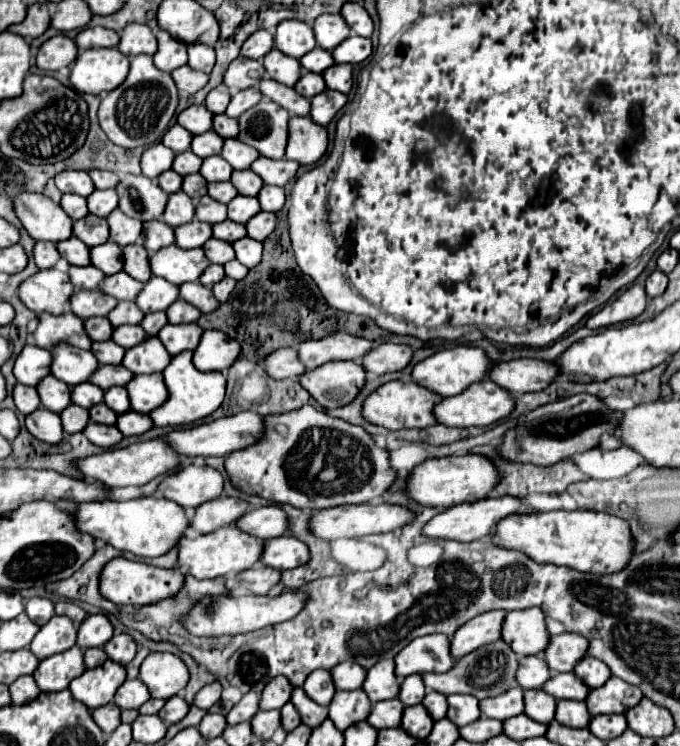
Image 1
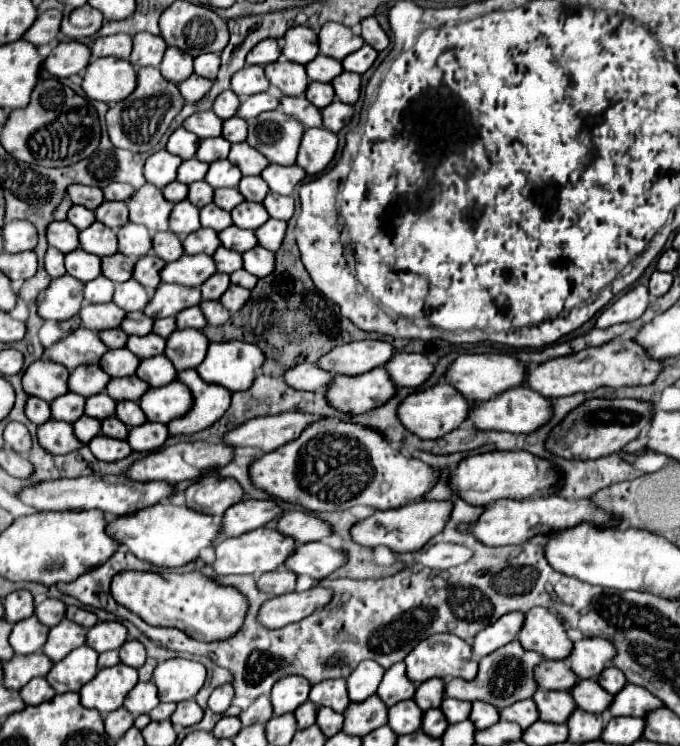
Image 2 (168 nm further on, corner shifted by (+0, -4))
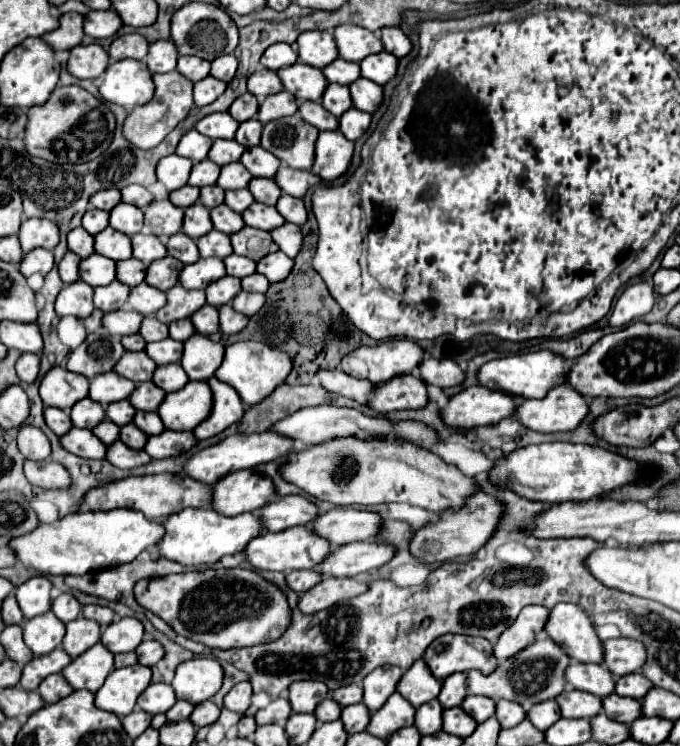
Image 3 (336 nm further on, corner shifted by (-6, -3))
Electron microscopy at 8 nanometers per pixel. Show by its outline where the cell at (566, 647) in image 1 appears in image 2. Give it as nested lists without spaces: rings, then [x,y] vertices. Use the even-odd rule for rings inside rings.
[[[582,638],[574,642],[566,662],[578,678],[598,678],[606,668],[606,662],[610,664],[614,652],[612,642],[606,638]]]

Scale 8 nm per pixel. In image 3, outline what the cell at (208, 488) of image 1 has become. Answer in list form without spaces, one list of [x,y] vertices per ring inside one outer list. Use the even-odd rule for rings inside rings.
[[[242,469],[228,473],[214,485],[214,501],[212,509],[222,515],[234,517],[248,511],[258,511],[276,495],[274,483],[270,477]]]

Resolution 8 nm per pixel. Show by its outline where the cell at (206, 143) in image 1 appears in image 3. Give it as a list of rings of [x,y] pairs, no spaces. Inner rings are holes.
[[[216,139],[210,153],[208,153],[208,159],[214,161],[216,165],[228,165],[228,163],[234,163],[234,161],[240,161],[240,155],[246,151],[244,145],[236,143],[234,139],[232,141],[226,141],[226,139]]]

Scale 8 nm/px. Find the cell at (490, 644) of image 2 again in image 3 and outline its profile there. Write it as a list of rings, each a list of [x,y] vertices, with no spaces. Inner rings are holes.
[[[528,605],[520,611],[518,619],[500,635],[498,643],[494,645],[494,655],[502,663],[512,655],[520,653],[524,647],[534,643],[536,635],[544,631],[544,623],[548,621],[550,611],[540,605]]]

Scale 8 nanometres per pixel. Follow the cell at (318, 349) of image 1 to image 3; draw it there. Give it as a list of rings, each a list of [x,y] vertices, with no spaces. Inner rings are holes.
[[[390,339],[376,347],[358,347],[346,355],[340,369],[358,379],[384,385],[394,377],[408,375],[424,359],[424,349],[408,339]]]

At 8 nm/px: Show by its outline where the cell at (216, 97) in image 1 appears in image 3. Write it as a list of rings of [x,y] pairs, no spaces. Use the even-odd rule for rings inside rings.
[[[244,93],[242,97],[236,99],[236,103],[232,103],[232,107],[230,107],[230,115],[232,115],[236,121],[242,123],[242,121],[252,119],[252,117],[256,115],[258,107],[260,107],[258,99],[252,97],[250,93]]]

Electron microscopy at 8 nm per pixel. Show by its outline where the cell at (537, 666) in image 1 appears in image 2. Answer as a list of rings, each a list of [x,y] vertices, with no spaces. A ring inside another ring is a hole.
[[[542,660],[542,664],[534,668],[534,676],[538,688],[544,690],[570,690],[578,680],[564,660]]]

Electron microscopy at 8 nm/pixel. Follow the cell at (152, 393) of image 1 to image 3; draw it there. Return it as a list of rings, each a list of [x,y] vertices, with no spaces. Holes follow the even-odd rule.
[[[190,381],[184,389],[168,393],[158,415],[170,431],[192,431],[212,411],[212,391],[208,383]]]

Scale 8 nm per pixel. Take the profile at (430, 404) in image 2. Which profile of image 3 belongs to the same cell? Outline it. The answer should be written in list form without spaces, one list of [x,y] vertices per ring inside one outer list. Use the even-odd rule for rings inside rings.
[[[468,387],[458,395],[450,397],[442,409],[446,425],[454,427],[482,427],[496,425],[516,411],[514,397],[504,391],[492,391],[488,387]]]

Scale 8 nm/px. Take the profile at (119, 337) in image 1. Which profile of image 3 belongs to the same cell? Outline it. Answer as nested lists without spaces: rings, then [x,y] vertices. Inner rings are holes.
[[[168,337],[168,339],[164,339],[164,341],[148,343],[148,345],[146,345],[146,353],[148,353],[148,357],[152,357],[158,365],[178,363],[178,361],[180,361],[180,355],[184,353],[184,345]]]

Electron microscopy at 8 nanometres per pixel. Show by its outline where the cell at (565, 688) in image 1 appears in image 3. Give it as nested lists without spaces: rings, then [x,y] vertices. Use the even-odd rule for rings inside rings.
[[[610,695],[604,701],[604,711],[610,719],[618,721],[618,723],[626,723],[630,725],[632,719],[642,717],[640,715],[640,701],[636,699],[628,699],[628,697],[620,697],[620,695]]]

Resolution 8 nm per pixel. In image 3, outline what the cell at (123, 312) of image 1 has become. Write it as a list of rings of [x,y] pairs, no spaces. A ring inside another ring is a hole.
[[[144,319],[140,335],[150,343],[150,341],[162,341],[168,337],[168,325],[160,323],[158,319]]]

